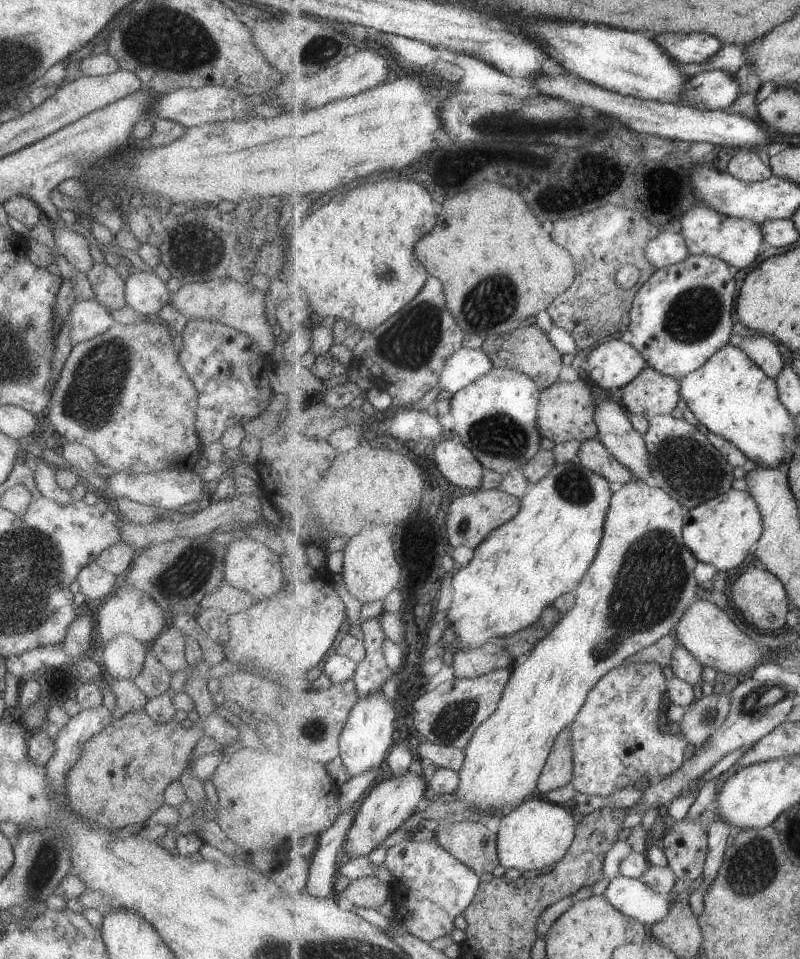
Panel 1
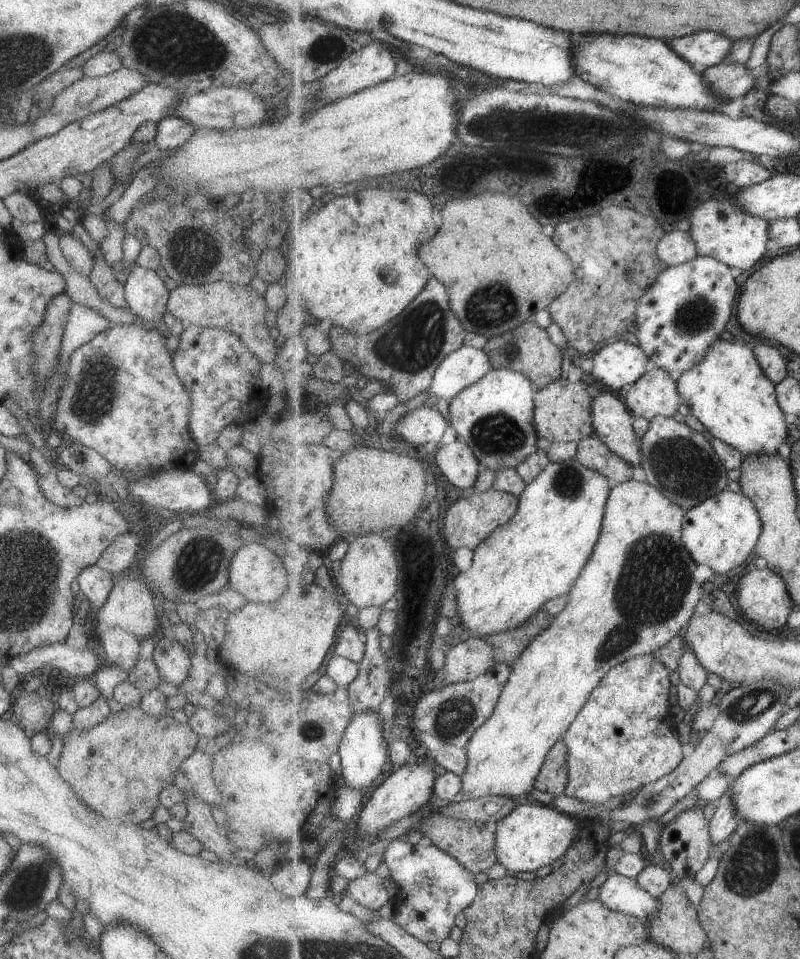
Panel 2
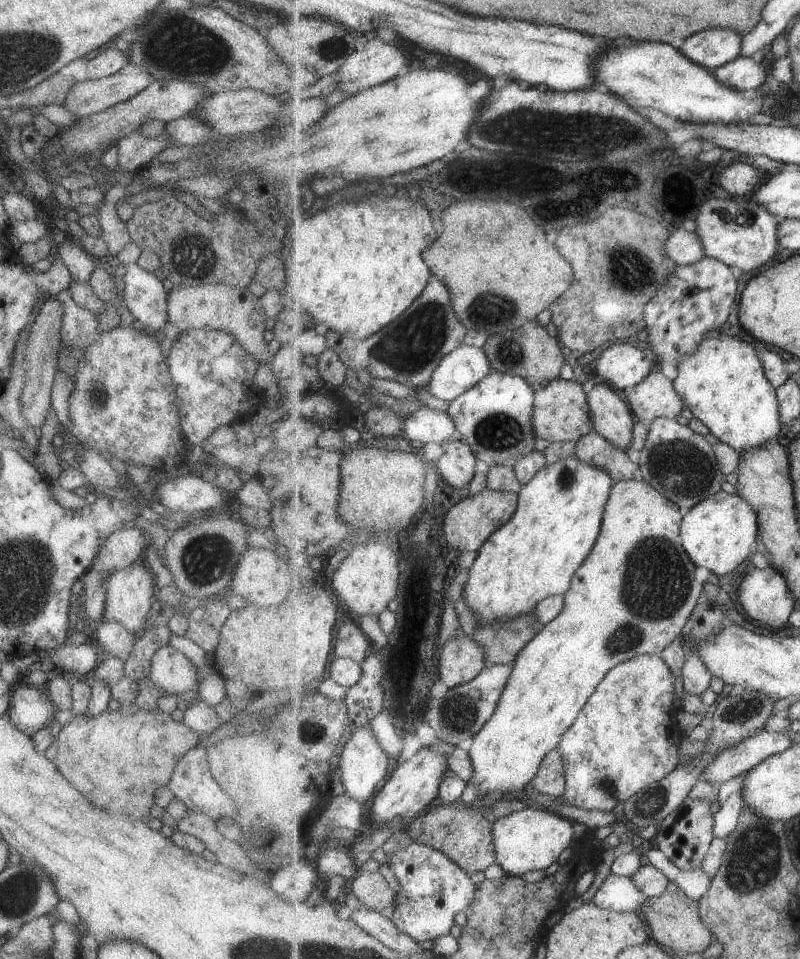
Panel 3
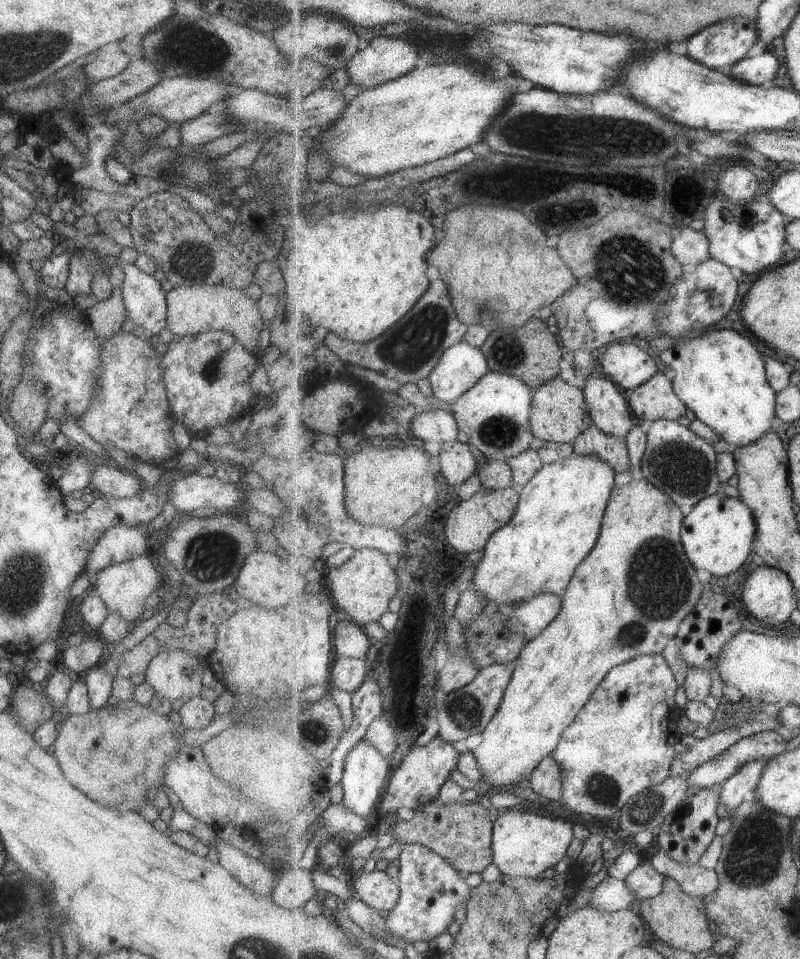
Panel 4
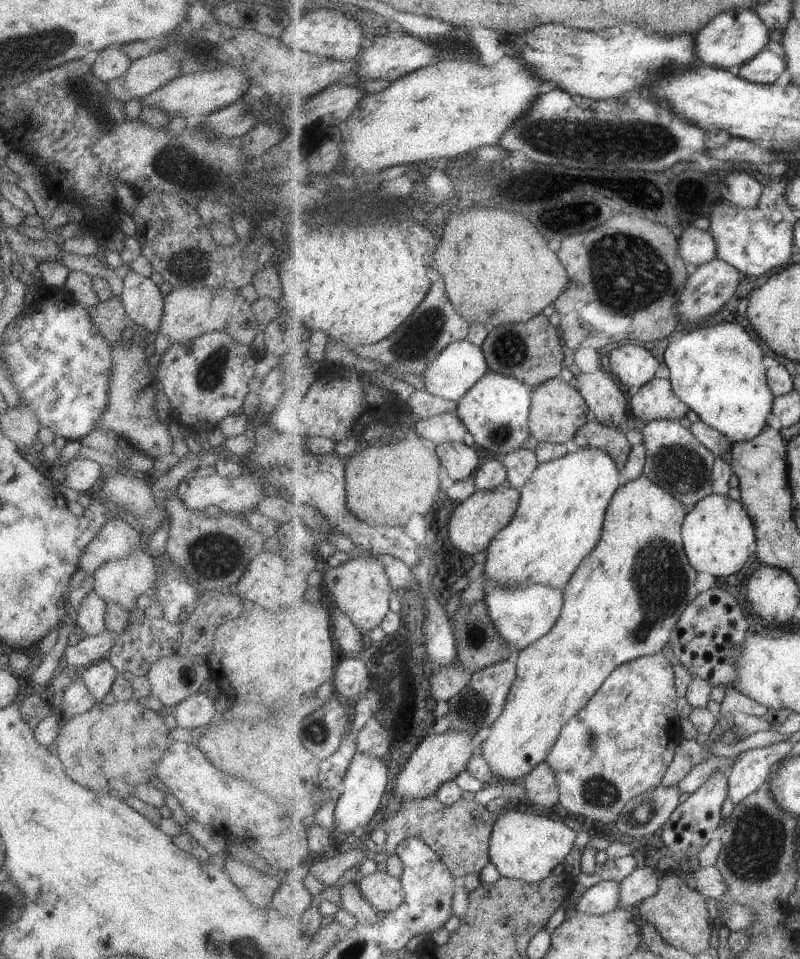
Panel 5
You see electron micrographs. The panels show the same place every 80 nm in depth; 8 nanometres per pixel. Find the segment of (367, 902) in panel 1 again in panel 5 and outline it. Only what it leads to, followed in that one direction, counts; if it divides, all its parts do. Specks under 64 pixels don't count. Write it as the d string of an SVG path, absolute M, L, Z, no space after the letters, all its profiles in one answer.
M387 870L364 877L359 890L374 907L386 913L395 910L406 898L403 881L391 876Z

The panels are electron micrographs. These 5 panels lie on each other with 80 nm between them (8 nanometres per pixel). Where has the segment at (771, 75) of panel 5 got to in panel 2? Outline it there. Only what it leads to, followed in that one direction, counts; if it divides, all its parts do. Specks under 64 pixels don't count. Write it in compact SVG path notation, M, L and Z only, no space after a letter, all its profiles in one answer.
M727 62L712 66L703 73L703 80L715 90L721 98L735 100L742 97L755 86L753 83L751 69L746 68L741 62Z

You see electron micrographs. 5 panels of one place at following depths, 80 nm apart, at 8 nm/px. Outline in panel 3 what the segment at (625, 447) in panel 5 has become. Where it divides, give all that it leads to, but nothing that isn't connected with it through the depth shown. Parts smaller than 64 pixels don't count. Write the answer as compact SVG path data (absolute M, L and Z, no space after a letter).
M595 430L577 442L577 457L605 469L615 482L635 478L640 468L636 456L615 447Z

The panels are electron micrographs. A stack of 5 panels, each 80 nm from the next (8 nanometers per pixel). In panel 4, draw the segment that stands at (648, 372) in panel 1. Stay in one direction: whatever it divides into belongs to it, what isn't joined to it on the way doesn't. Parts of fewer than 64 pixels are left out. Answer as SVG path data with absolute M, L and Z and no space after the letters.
M661 372L634 388L628 400L634 414L646 425L659 419L676 421L688 408L675 392L674 381Z

